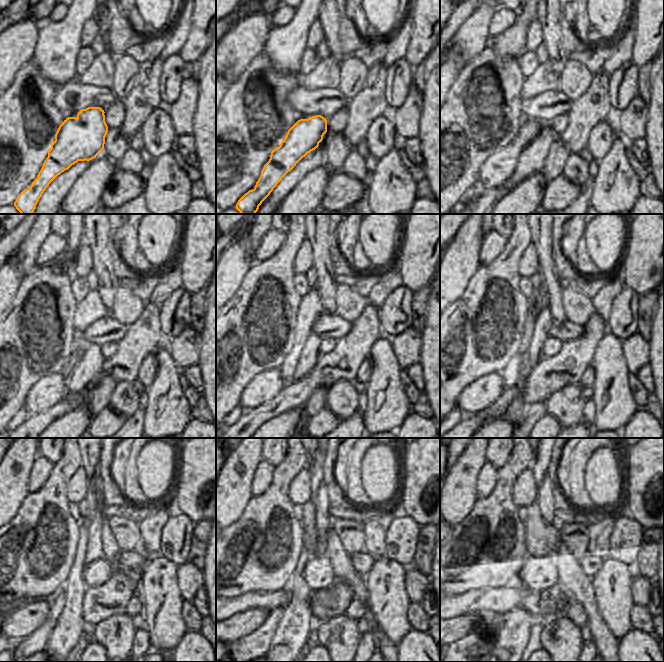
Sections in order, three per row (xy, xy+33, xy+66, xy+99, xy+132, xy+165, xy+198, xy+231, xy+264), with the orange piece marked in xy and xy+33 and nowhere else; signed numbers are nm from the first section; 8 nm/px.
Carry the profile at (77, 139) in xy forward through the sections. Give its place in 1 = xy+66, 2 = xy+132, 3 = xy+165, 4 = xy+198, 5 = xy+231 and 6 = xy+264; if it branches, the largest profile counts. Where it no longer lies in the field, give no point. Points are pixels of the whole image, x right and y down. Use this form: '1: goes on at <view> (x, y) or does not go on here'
1: goes on at xy+66 (498, 170)
2: goes on at xy+132 (259, 393)
3: goes on at xy+165 (484, 393)
4: goes on at xy+198 (25, 619)
5: goes on at xy+231 (238, 626)
6: goes on at xy+264 (460, 626)

